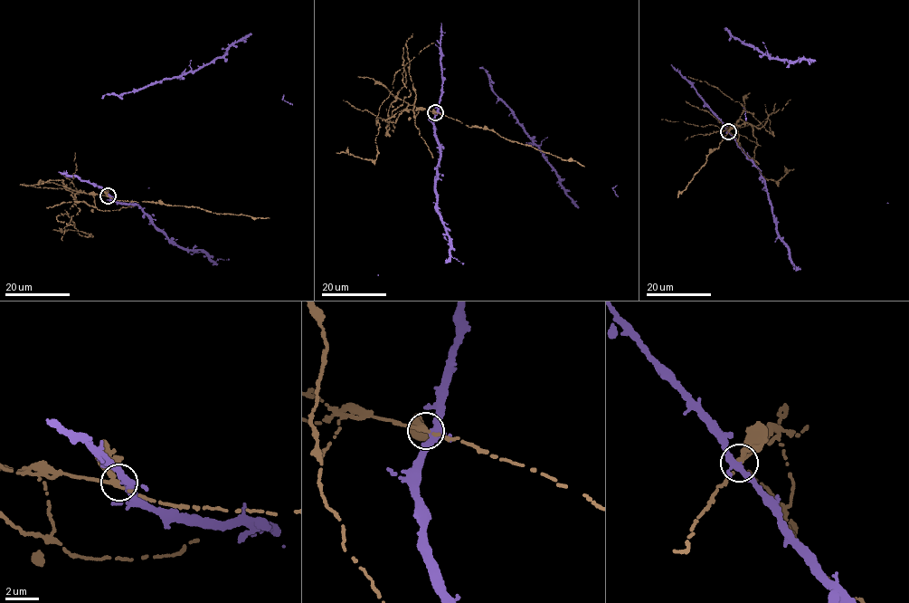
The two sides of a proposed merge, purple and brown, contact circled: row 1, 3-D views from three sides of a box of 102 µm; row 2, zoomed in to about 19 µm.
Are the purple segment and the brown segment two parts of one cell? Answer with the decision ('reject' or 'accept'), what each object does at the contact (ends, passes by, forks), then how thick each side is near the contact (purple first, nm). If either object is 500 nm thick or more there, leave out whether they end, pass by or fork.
reject | purple forks | brown forks | 260/220 nm

